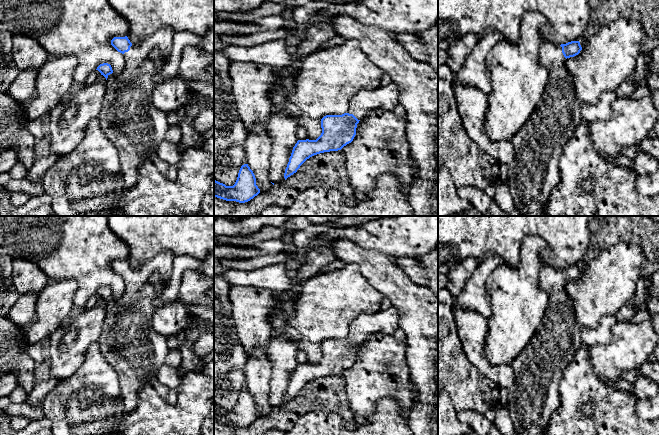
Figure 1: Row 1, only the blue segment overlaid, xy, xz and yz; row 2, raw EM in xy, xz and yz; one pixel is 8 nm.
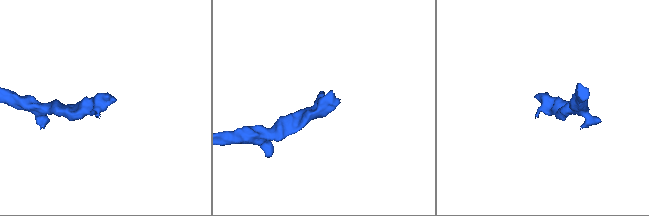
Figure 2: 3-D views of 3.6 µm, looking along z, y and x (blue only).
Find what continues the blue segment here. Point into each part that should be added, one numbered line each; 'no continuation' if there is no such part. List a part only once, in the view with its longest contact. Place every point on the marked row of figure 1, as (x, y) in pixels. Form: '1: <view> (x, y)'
1: yz (534, 172)

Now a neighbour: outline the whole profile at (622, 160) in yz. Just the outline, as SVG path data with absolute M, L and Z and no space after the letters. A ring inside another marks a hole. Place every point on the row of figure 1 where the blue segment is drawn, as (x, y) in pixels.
M625 155L612 156L605 160L607 160L608 162L610 162L612 164L618 165L618 166L622 166L622 167L625 167L628 169L633 169L632 160Z

